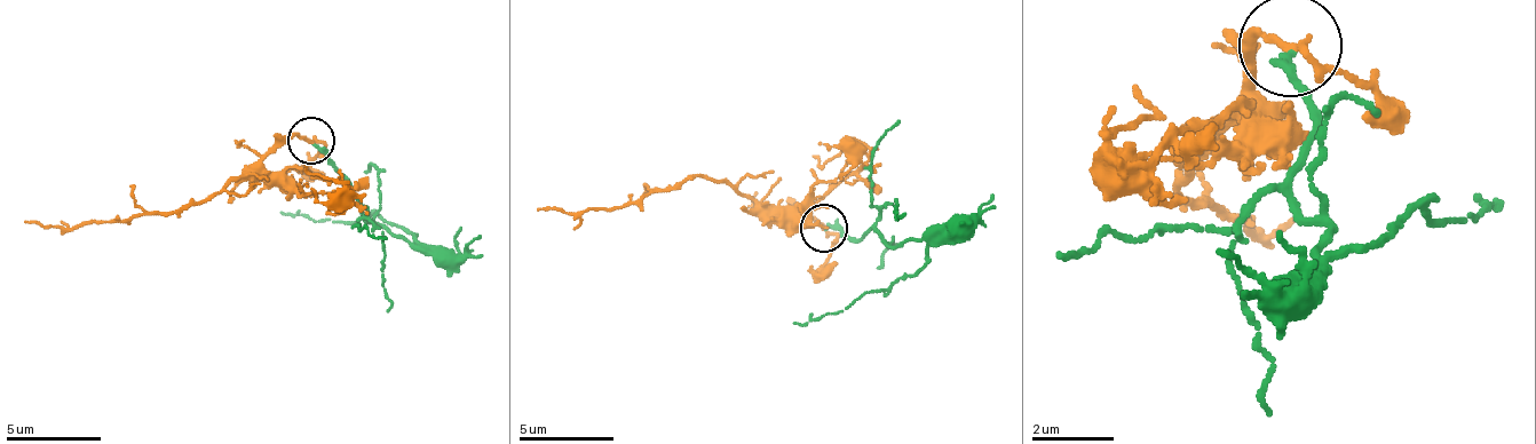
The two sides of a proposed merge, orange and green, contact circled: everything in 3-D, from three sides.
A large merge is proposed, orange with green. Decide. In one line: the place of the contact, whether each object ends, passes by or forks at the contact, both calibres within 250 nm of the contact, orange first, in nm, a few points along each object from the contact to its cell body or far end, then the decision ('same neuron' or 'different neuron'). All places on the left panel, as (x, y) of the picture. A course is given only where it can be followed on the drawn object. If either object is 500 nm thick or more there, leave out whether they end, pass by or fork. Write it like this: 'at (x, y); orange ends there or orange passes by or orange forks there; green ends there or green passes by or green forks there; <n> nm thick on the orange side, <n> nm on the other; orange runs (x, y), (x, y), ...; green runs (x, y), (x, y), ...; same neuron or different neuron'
at (311, 141); orange passes by; green ends there; 190 nm thick on the orange side, 220 nm on the other; orange runs (309, 142), (276, 142), (195, 204), (104, 223), (23, 223); green runs (315, 142), (348, 180), (362, 217), (410, 242), (414, 237), (372, 217), (333, 223), (280, 213); different neuron

